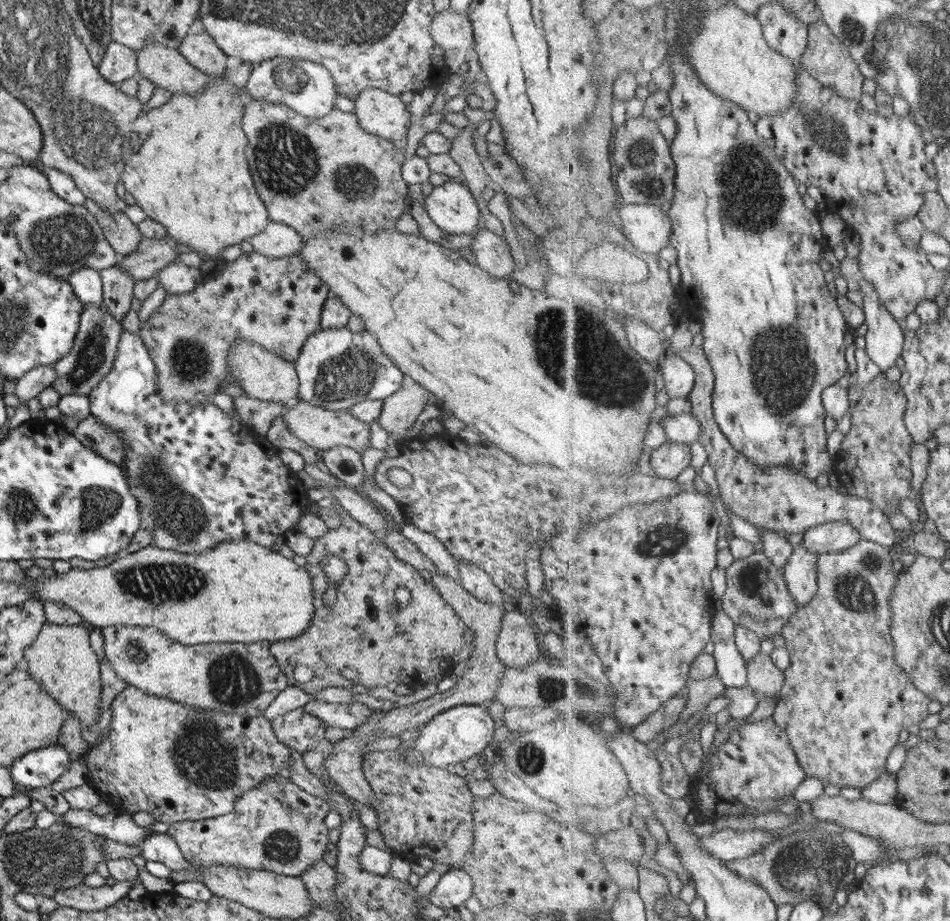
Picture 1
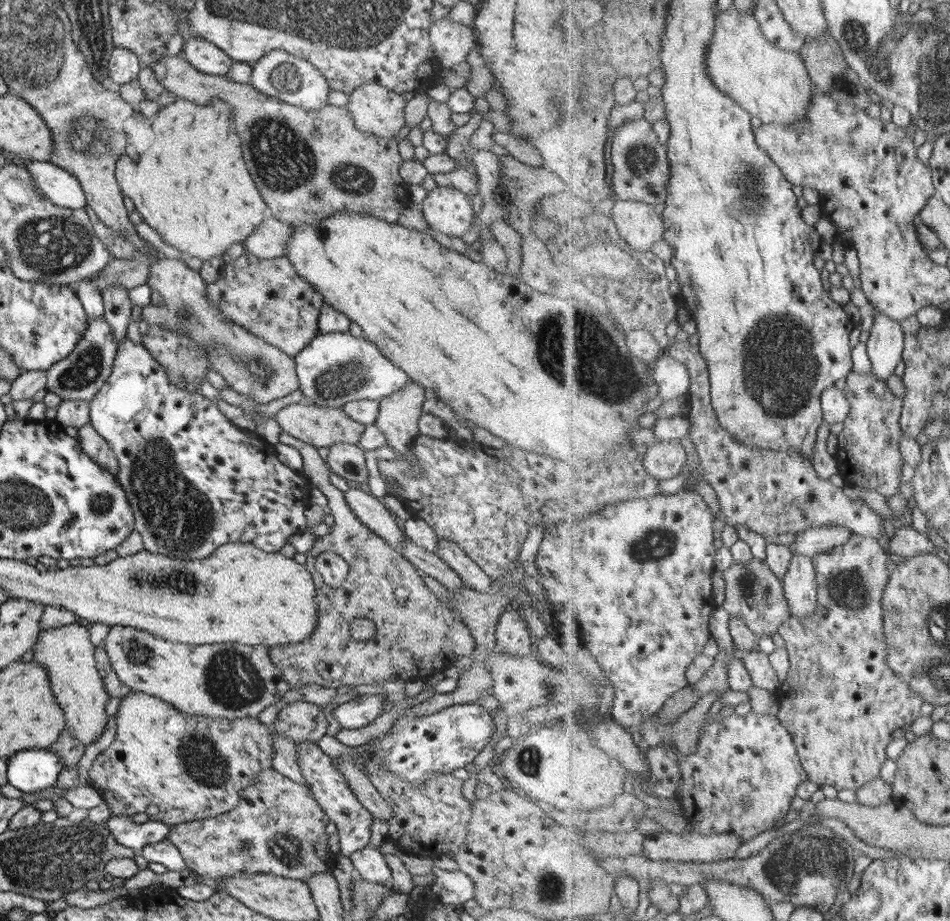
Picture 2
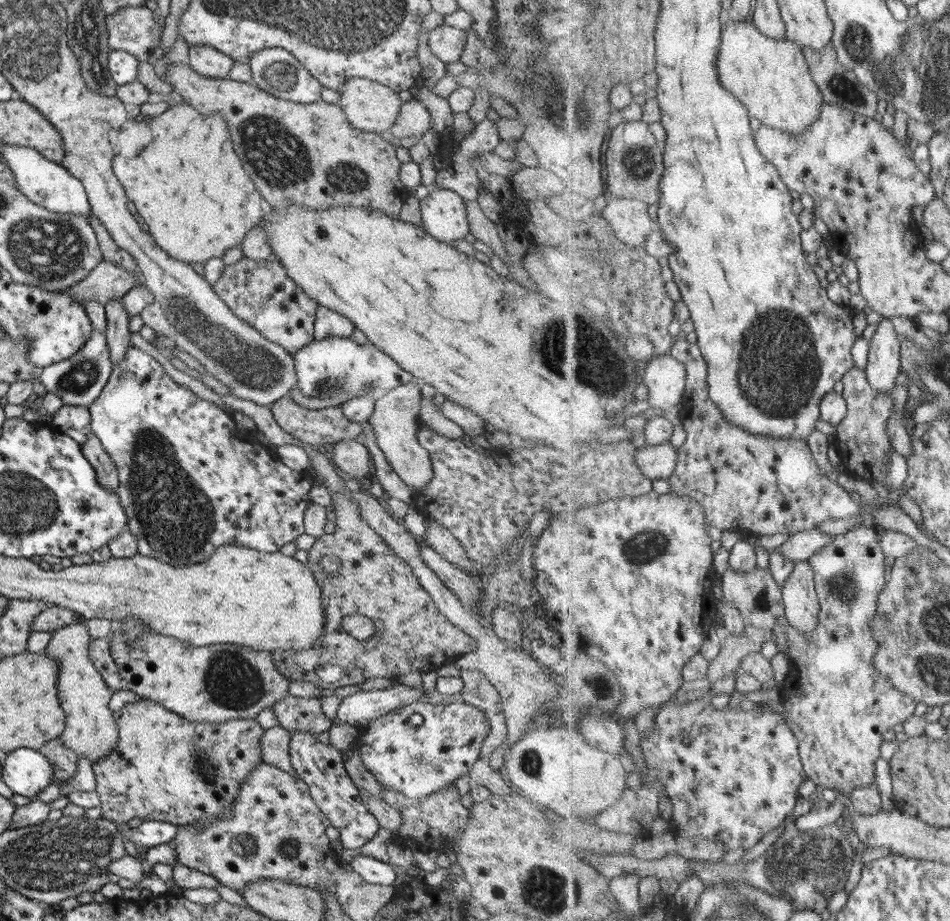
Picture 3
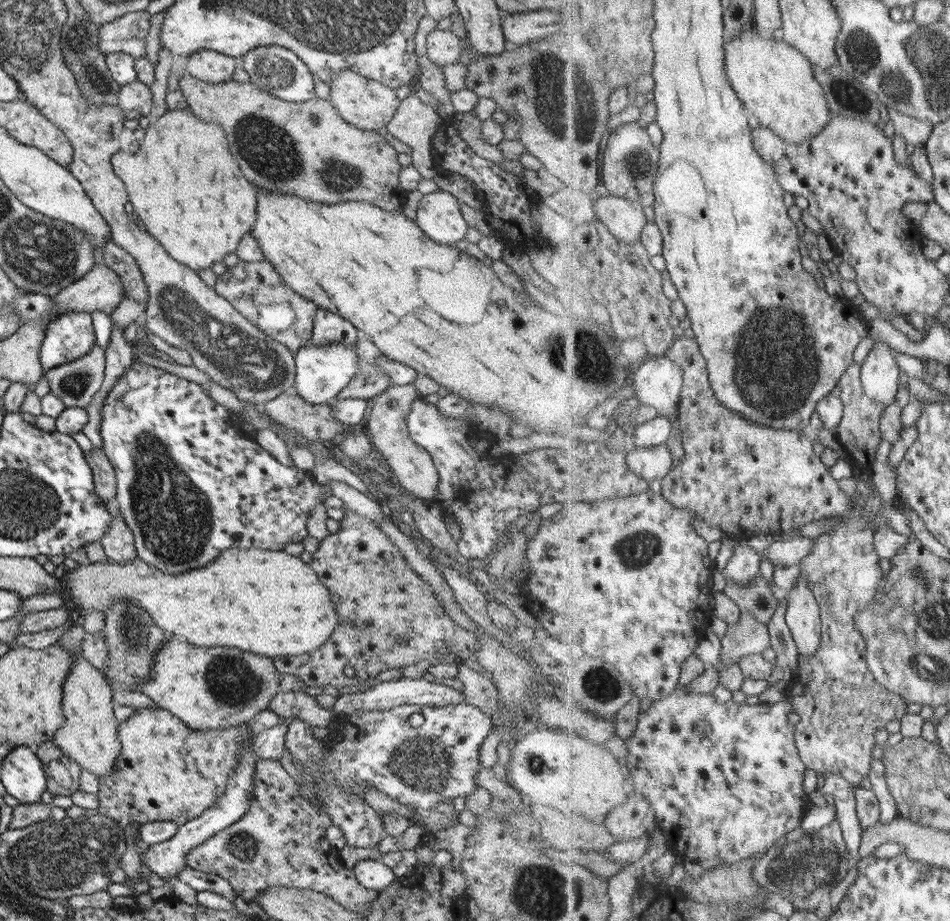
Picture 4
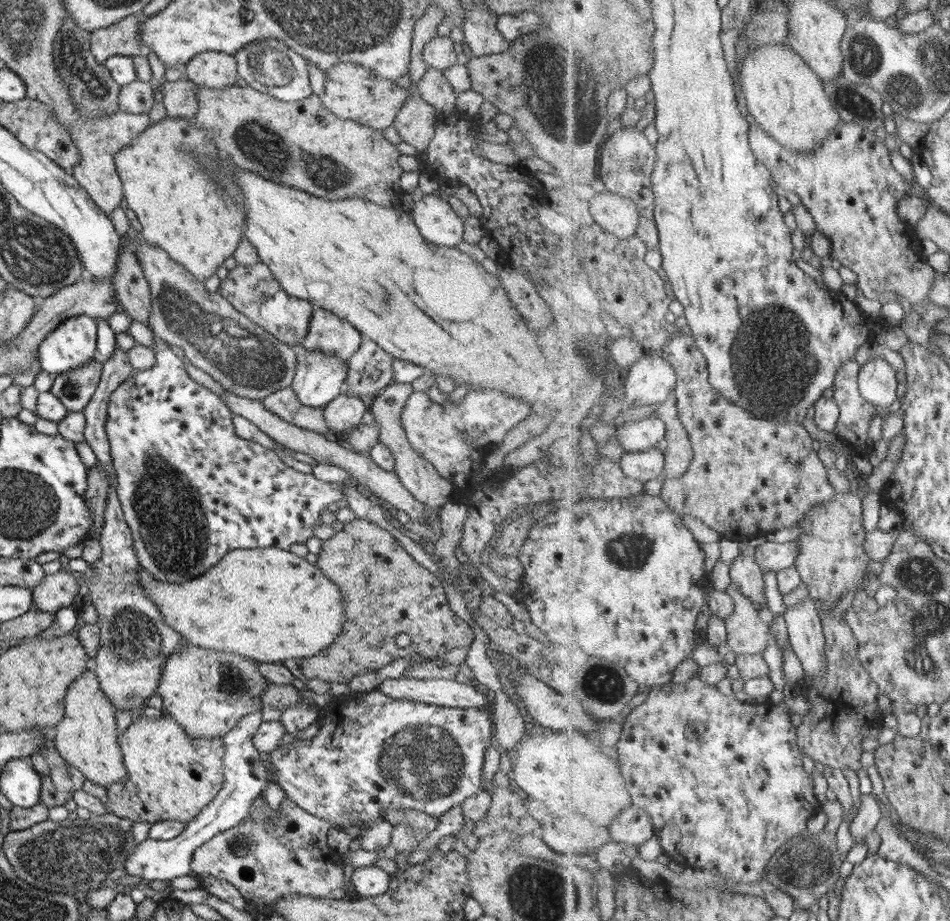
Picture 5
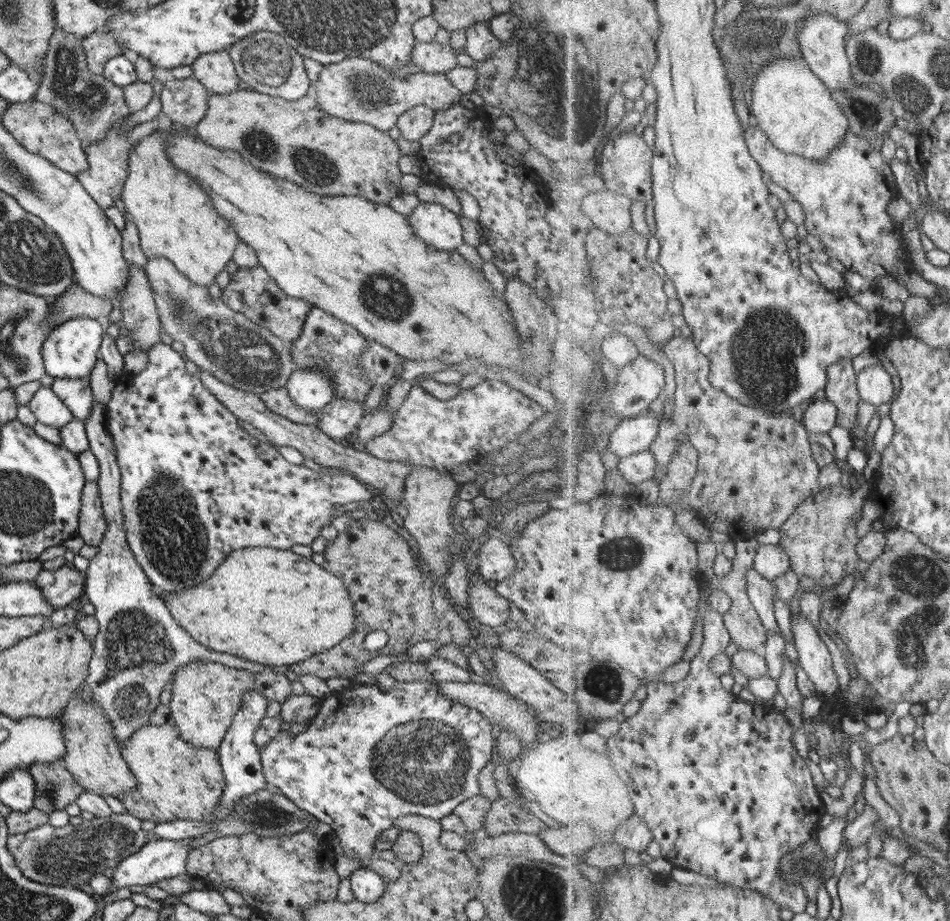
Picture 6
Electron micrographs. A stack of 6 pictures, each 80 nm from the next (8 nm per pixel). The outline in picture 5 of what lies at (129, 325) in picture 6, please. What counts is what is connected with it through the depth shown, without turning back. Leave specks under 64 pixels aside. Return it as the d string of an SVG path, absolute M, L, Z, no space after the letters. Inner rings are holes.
M119 248L111 281L122 310L130 316L132 321L148 326L150 290L136 255Z

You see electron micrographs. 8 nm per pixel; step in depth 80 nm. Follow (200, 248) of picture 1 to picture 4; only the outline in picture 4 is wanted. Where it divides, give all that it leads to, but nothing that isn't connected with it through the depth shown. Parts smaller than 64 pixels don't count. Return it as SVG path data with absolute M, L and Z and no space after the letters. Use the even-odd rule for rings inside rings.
M189 108L166 110L161 116L147 120L144 137L130 153L117 151L111 155L113 172L122 180L127 202L144 224L144 231L152 236L163 250L177 262L195 272L209 268L223 256L234 252L241 237L255 224L255 192L239 172L235 160L227 150L223 129L214 122L198 119Z

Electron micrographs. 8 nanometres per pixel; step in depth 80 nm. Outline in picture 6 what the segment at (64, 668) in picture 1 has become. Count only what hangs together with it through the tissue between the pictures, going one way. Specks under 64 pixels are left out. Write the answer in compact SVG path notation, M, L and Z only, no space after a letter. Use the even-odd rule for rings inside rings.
M73 692L59 719L64 724L62 736L65 752L61 761L83 791L115 797L117 793L130 791L136 785L135 777L129 772L112 738L112 724L97 703L84 701L79 693Z

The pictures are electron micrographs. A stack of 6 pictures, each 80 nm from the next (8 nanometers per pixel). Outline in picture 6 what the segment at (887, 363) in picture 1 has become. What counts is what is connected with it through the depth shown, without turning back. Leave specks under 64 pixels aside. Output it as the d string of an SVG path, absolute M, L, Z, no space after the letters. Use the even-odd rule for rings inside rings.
M879 362L865 367L859 372L857 390L865 403L875 407L881 406L881 404L891 404L896 394L893 376Z

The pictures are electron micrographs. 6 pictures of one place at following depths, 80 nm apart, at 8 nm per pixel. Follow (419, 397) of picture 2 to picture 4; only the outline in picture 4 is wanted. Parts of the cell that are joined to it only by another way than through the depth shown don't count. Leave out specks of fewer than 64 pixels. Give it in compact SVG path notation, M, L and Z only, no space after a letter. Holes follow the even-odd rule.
M411 383L409 385L389 385L385 391L372 399L373 406L369 412L367 427L364 429L371 436L372 447L387 461L393 480L403 489L413 493L417 499L427 500L434 498L435 493L439 493L438 474L427 452L413 444L405 424L405 417L409 413L411 403L419 397Z

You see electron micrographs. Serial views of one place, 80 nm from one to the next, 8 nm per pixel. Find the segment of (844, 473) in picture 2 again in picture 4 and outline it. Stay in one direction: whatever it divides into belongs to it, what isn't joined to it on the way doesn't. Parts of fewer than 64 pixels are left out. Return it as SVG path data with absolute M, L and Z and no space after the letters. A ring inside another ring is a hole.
M853 363L839 380L839 386L841 388L841 394L839 396L844 404L844 416L840 426L834 431L848 460L854 464L859 474L869 472L875 456L880 452L879 446L881 446L881 440L883 438L881 438L879 426L881 426L883 410L886 408L884 404L879 404L865 394L865 388L863 388L861 378L862 365Z

